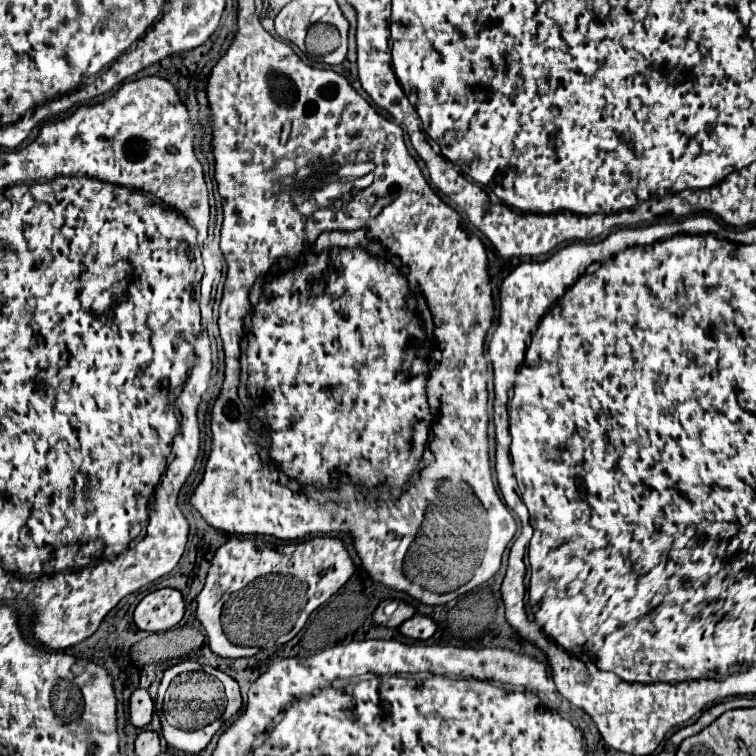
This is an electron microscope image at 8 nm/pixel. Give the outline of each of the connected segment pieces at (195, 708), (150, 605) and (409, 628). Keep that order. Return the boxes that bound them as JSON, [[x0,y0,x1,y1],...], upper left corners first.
[[156,660,242,754],[134,588,184,632],[398,616,436,640]]

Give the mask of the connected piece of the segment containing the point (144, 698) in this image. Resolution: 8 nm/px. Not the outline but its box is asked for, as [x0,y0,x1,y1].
[130,690,154,728]

